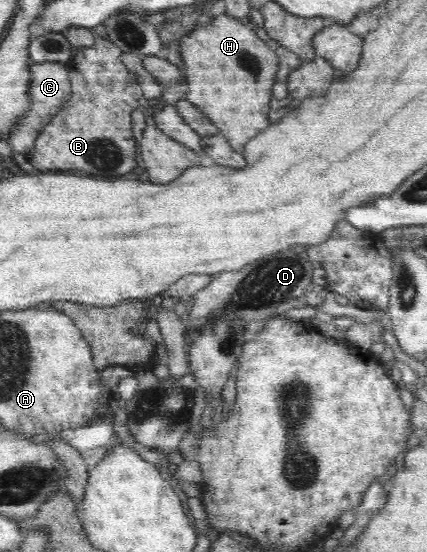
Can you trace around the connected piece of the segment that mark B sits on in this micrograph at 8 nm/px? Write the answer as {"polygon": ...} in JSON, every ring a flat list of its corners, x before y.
{"polygon":[[95,36,95,44,84,47,80,45,76,54,66,62,71,81,71,98,59,110,55,120,43,128,35,138,34,147,27,154,26,160,33,165,35,172,48,170,81,170,87,175,113,179,128,176,137,166,138,143,131,132,131,112,142,108,137,101,141,98,142,88,121,60,122,50,102,37]]}

